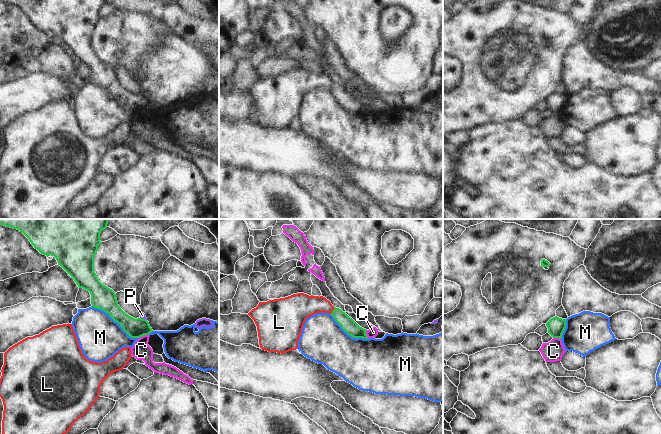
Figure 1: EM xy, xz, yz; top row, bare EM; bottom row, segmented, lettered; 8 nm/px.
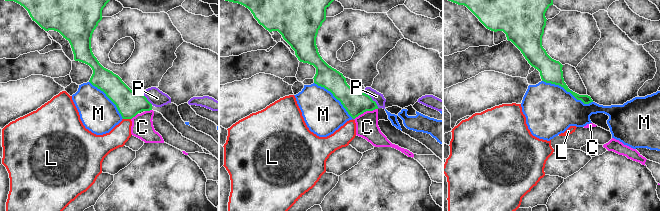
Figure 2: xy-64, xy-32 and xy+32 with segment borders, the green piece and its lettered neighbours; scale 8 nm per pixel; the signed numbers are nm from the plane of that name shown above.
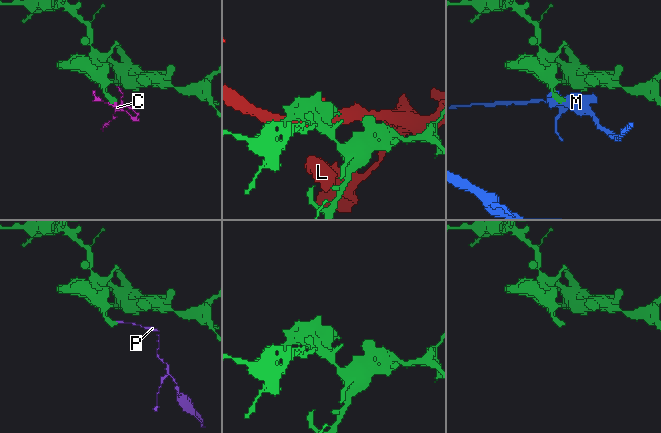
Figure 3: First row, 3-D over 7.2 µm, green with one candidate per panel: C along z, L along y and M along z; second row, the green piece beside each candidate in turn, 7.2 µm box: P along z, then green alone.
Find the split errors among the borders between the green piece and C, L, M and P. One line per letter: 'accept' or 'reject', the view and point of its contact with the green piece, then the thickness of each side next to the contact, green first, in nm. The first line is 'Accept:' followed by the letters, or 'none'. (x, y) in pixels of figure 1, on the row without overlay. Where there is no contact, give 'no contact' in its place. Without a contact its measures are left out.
Accept: none
C: reject; contact xy (143, 111); calibres 160 and 150 nm
L: reject; contact xz (333, 86); calibres 110 and 200 nm
M: reject; contact xy (115, 97); calibres 190 and 360 nm
P: reject; contact xy (142, 94); calibres 160 and 40 nm

